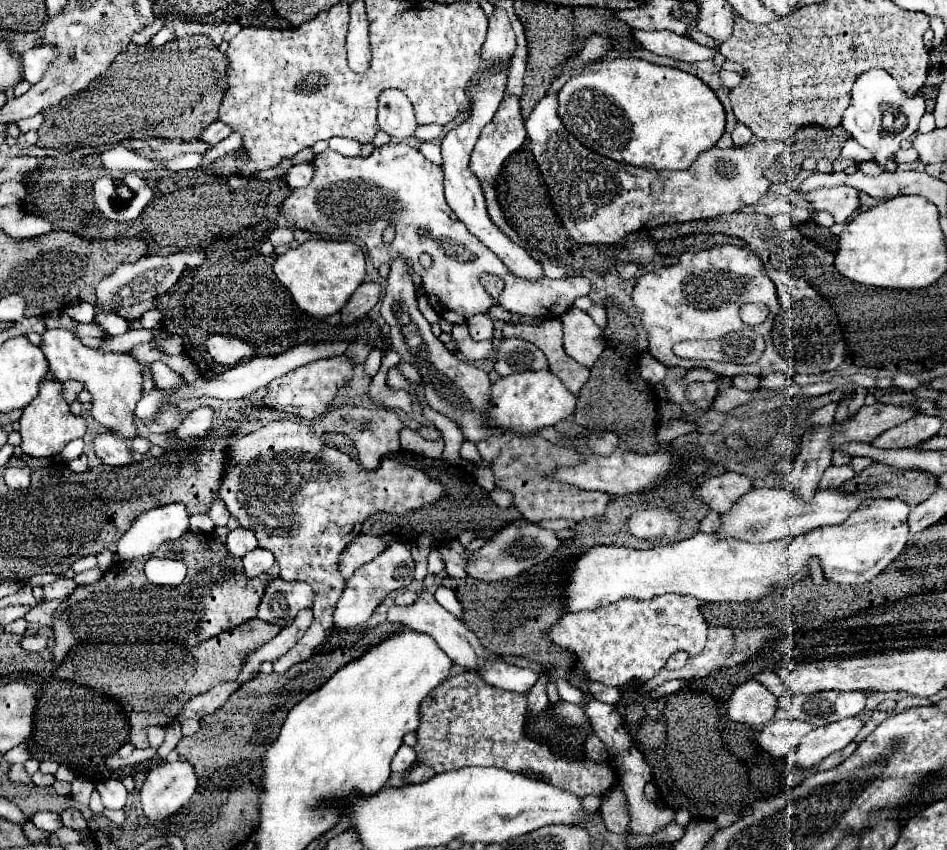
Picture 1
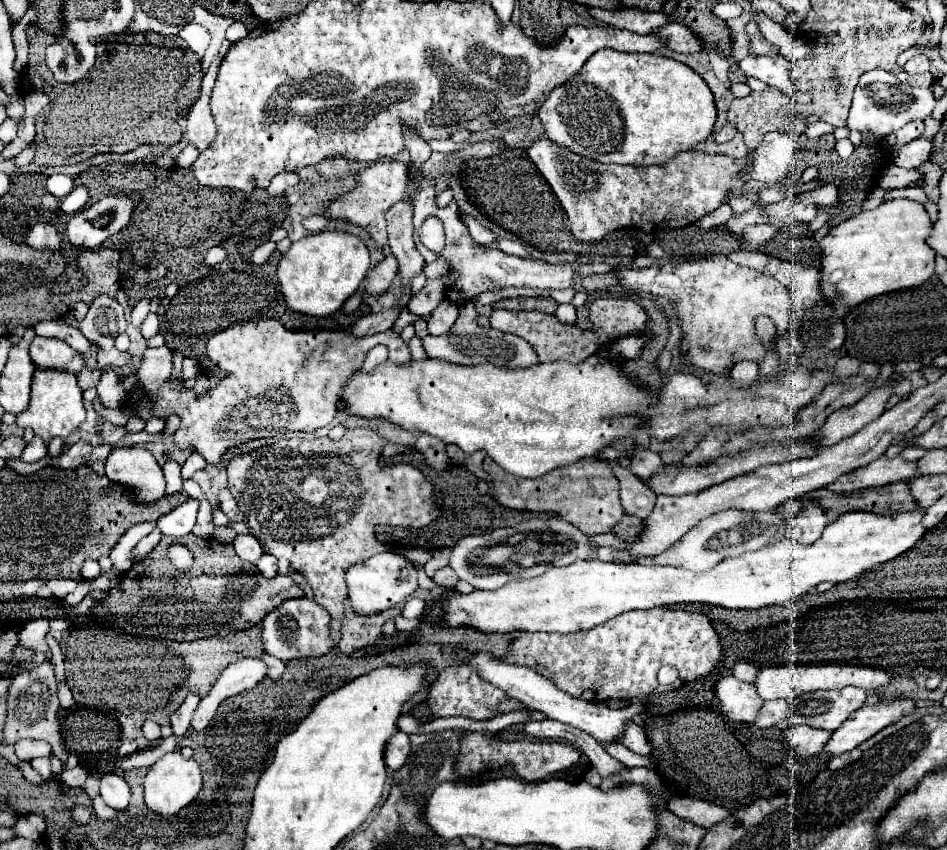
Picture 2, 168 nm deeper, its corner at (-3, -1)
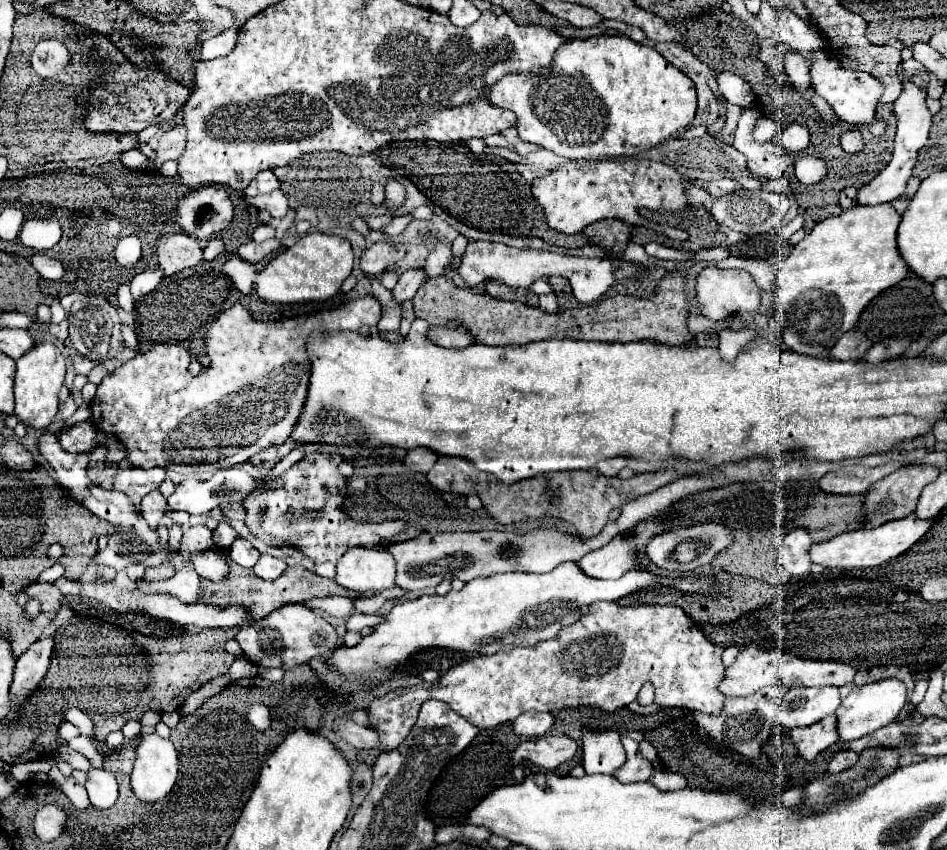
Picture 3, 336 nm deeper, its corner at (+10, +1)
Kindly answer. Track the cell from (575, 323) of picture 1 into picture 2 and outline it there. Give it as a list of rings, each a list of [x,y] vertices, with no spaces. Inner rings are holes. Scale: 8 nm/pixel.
[[[563,303],[557,307],[555,317],[565,325],[575,325],[575,307],[571,303]]]

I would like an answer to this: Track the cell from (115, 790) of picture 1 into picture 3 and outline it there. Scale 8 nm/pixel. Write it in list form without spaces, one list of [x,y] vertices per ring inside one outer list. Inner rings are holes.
[[[92,767],[88,771],[86,791],[88,791],[90,803],[96,809],[110,809],[118,799],[118,783],[116,783],[114,775],[106,769]]]

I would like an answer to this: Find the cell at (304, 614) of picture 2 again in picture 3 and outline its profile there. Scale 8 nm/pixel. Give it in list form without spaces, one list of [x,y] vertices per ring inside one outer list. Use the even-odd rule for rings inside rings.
[[[294,603],[294,605],[282,605],[278,611],[272,611],[254,625],[242,627],[240,633],[236,635],[236,641],[240,643],[242,651],[252,663],[292,671],[298,665],[308,663],[312,657],[334,651],[338,647],[340,635],[336,627],[332,627],[332,623],[328,623],[314,609]]]

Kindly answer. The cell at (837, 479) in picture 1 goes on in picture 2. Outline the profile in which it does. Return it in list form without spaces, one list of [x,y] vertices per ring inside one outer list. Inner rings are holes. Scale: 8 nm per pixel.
[[[895,455],[893,459],[879,457],[869,467],[855,469],[855,471],[839,477],[827,489],[837,491],[837,493],[851,493],[857,489],[879,487],[881,483],[889,485],[889,483],[897,483],[897,481],[911,481],[915,477],[915,467],[917,467],[917,461],[907,461],[901,455]]]

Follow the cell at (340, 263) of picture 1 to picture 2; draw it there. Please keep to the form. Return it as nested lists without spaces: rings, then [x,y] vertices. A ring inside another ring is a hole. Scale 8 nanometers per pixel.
[[[323,231],[293,243],[283,255],[277,267],[279,291],[289,309],[305,315],[327,317],[341,309],[341,305],[359,289],[367,269],[369,249],[359,237],[341,231]]]

